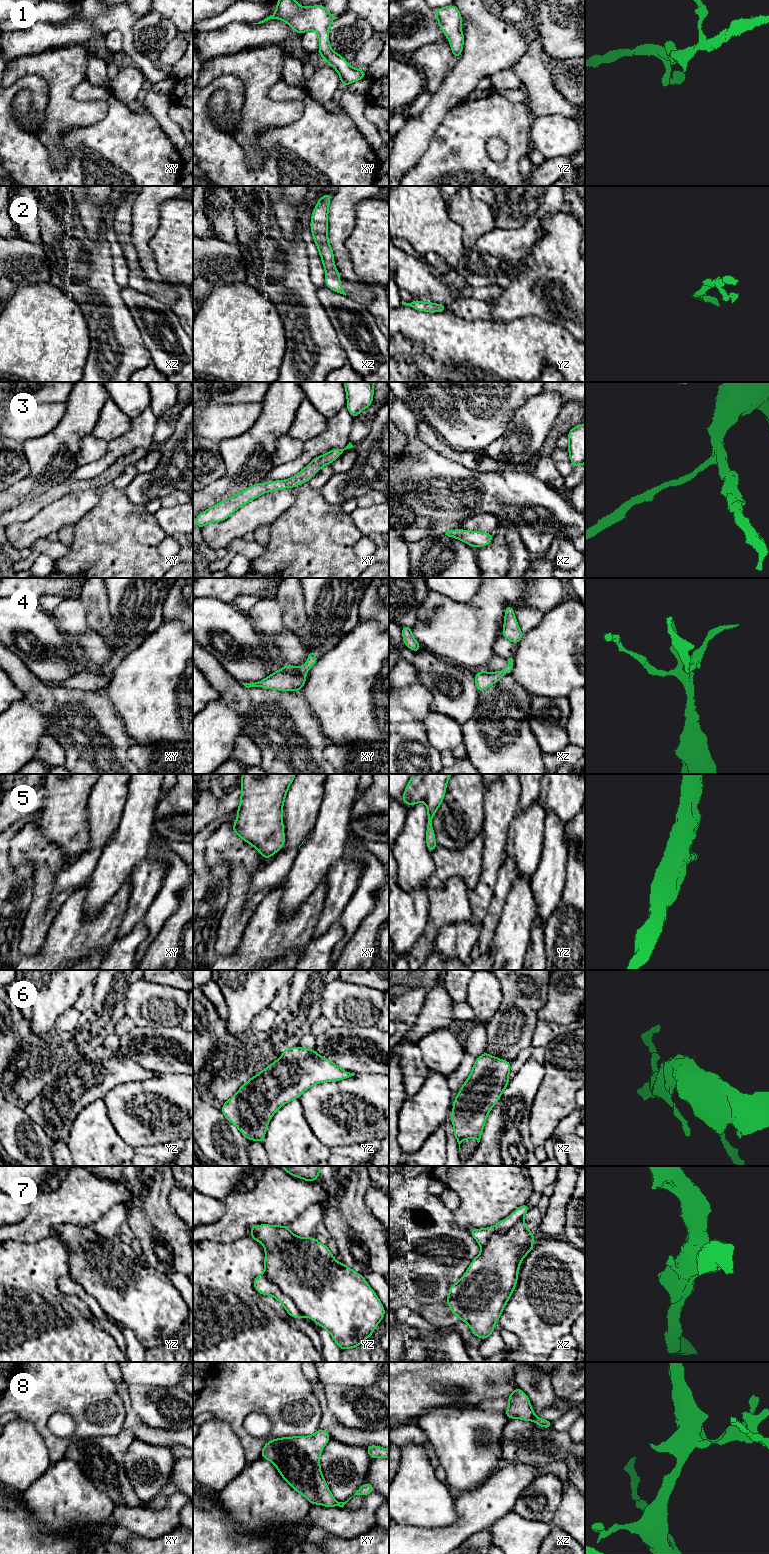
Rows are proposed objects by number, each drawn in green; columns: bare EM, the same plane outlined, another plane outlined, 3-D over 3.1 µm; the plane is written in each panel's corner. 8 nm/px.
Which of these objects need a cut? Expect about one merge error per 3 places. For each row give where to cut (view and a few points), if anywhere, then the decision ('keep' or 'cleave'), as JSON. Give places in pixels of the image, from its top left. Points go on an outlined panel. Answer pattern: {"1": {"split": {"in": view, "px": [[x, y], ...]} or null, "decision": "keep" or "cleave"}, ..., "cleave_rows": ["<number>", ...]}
{"1": {"split": null, "decision": "keep"}, "2": {"split": null, "decision": "keep"}, "3": {"split": null, "decision": "keep"}, "4": {"split": null, "decision": "keep"}, "5": {"split": null, "decision": "keep"}, "6": {"split": {"in": "xz", "px": [[482, 1057], [488, 1062], [510, 1063]]}, "decision": "cleave"}, "7": {"split": {"in": "yz", "px": [[263, 1273], [292, 1300], [303, 1314]]}, "decision": "cleave"}, "8": {"split": null, "decision": "keep"}, "cleave_rows": ["6", "7"]}

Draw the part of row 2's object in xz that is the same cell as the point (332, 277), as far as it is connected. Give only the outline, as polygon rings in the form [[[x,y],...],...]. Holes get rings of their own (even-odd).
[[[329,192],[318,199],[316,207],[312,211],[310,228],[313,234],[313,240],[318,247],[318,252],[325,268],[326,286],[329,289],[346,296],[344,289],[341,287],[340,273],[334,265],[333,249],[329,244],[327,236],[329,202],[332,195],[333,194]]]

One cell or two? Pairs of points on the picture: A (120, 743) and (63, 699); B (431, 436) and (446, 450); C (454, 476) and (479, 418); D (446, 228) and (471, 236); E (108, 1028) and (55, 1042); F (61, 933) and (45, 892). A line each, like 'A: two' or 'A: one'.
A: one
B: one
C: two
D: two
E: one
F: two

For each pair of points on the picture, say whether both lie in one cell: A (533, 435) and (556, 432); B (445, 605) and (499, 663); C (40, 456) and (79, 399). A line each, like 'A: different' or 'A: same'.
A: different
B: different
C: same

